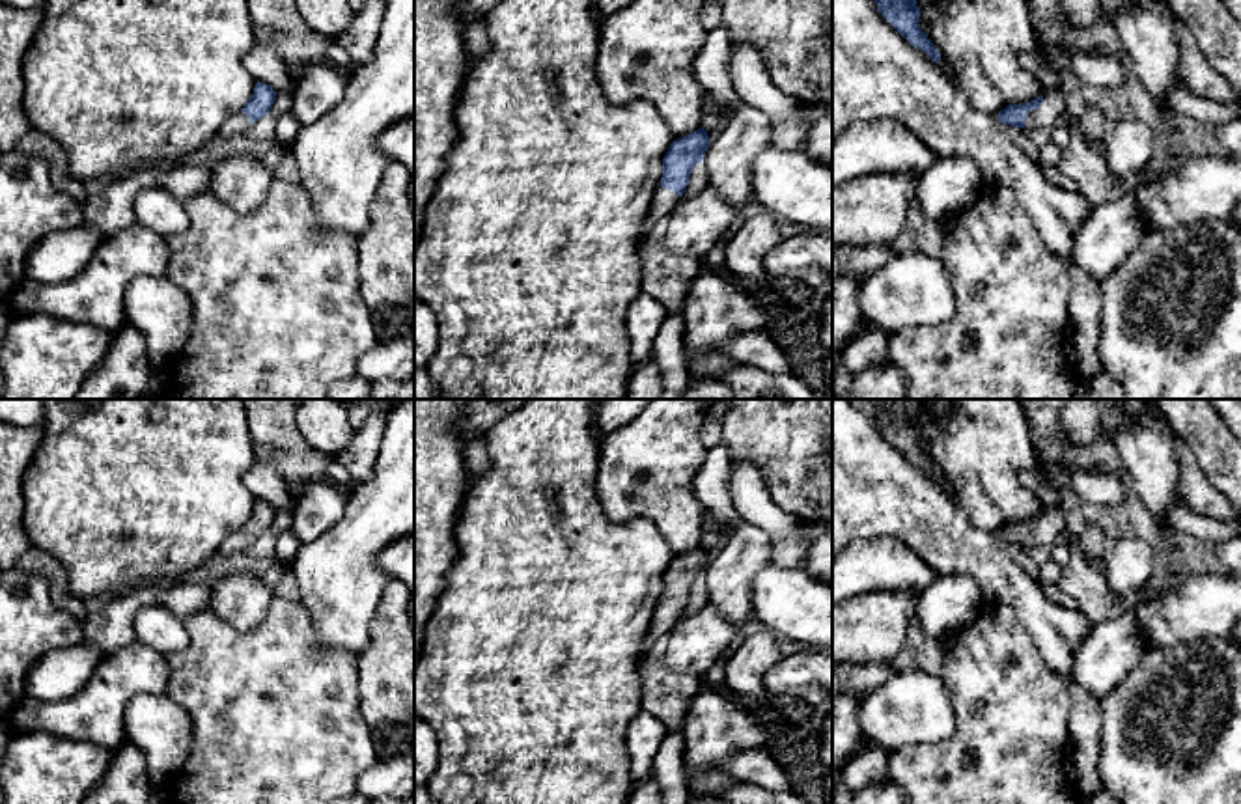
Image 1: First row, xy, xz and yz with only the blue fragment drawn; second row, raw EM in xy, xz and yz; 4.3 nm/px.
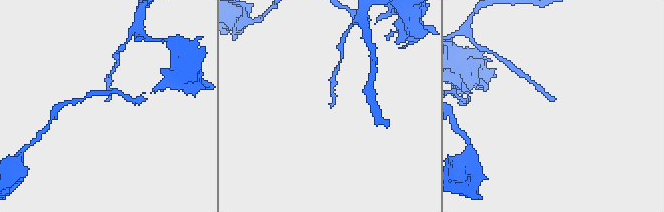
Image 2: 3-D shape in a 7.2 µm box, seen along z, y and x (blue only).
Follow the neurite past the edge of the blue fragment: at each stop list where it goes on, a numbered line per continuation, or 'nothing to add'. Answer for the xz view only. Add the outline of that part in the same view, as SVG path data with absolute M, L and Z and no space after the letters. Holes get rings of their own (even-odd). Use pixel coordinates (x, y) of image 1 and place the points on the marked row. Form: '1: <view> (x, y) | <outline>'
1: xz (665, 200) | M659 187L655 190L653 201L649 205L649 213L644 220L644 228L649 229L659 218L668 216L670 211L676 207L676 203L679 201L679 194Z

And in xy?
1: xy (239, 122) | M244 112L233 114L228 121L222 123L218 134L224 138L235 136L239 132L246 132L252 121Z

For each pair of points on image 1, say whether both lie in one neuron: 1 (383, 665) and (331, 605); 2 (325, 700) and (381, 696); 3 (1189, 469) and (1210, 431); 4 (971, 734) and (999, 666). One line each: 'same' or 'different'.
1: different
2: different
3: different
4: same

